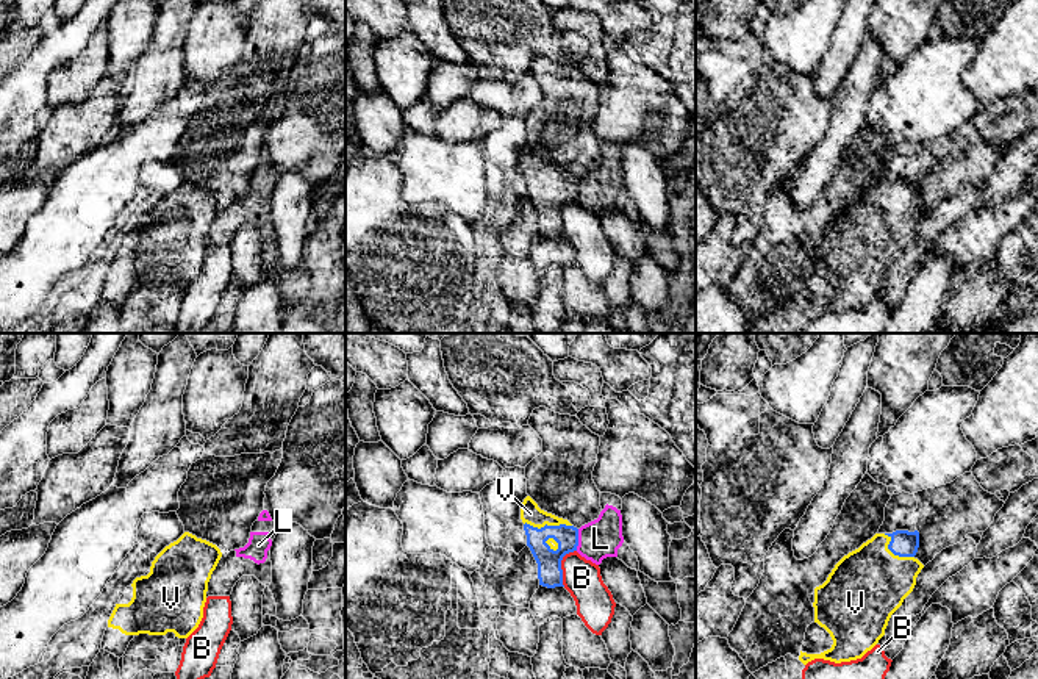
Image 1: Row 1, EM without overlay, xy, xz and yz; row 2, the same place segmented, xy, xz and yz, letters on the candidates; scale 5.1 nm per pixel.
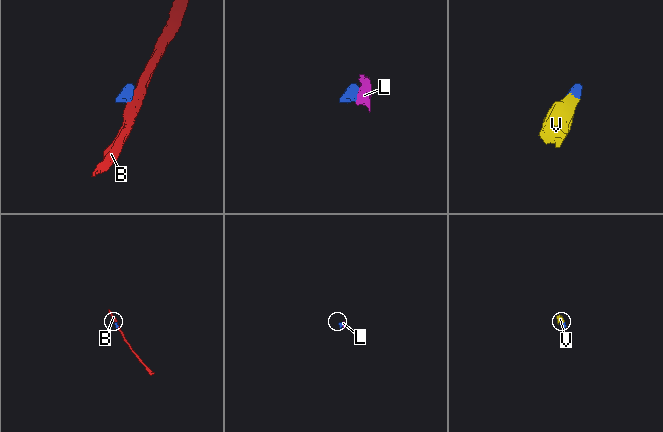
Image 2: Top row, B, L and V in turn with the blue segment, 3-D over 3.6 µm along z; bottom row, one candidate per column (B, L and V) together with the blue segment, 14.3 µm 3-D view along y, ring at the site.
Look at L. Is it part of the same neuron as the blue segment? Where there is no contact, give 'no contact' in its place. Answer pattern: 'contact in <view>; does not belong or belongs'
contact in xz; does not belong

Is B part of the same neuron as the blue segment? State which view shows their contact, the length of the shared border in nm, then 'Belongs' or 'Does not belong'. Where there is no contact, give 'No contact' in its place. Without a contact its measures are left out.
Touches blue in xz. Shared border 200 nm. Does not belong

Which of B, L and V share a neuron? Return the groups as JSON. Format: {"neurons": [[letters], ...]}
{"neurons": [["B"], ["L"], ["V"]]}

